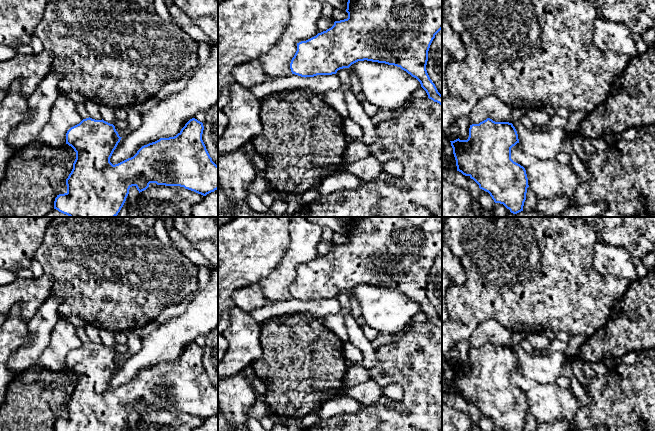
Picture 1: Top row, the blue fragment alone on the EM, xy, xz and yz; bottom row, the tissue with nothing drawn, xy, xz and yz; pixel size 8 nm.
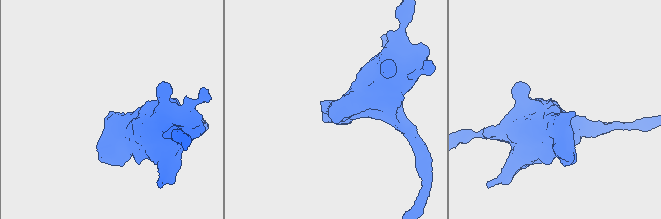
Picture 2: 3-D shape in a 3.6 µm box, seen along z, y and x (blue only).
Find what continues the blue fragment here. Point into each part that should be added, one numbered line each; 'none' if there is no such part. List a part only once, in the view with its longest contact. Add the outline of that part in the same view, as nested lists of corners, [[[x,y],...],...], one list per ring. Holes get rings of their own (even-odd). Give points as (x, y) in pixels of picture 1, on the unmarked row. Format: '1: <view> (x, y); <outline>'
none

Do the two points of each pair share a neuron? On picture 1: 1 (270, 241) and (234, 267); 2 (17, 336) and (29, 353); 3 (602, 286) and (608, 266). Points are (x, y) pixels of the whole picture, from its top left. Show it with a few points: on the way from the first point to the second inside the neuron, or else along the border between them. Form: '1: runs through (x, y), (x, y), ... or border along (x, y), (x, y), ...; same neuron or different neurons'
1: runs through (261, 241), (243, 258); same neuron
2: border along (28, 322), (28, 330), (31, 337), (10, 356); different neurons
3: border along (592, 255), (592, 267), (597, 272), (628, 280); different neurons

